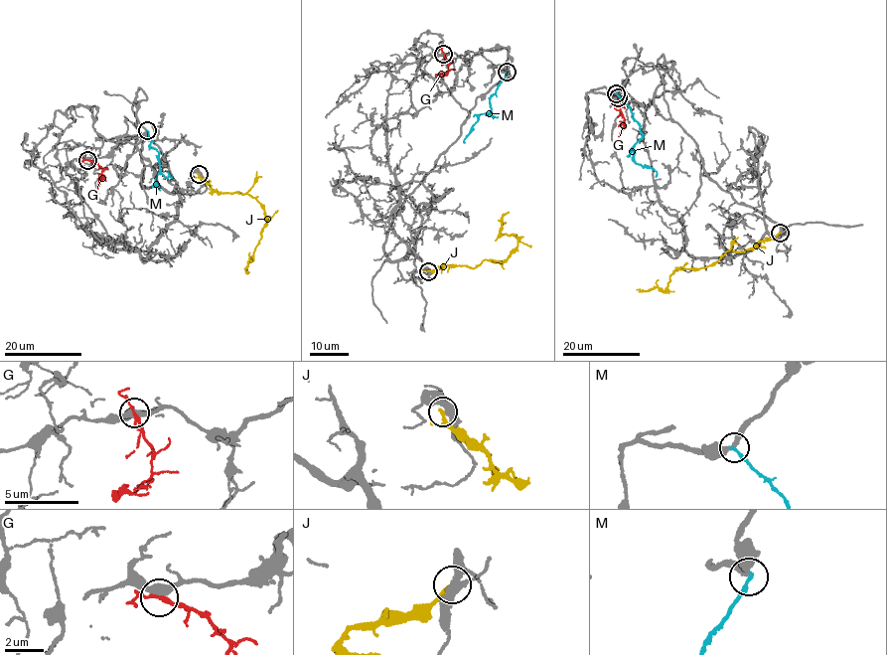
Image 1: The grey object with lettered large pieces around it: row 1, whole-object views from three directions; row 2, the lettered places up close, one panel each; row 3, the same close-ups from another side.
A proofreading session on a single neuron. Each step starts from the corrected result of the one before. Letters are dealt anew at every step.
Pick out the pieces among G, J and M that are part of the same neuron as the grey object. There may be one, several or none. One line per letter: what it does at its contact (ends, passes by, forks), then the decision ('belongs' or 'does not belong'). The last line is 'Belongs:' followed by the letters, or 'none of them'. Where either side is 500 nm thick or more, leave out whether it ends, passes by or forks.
G: it passes by | does not belong
J: it passes by | does not belong
M: it ends | does not belong
Belongs: none of them

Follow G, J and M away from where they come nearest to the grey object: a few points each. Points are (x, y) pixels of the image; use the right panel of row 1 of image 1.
G: (618, 97), (624, 128), (619, 136)
J: (780, 233), (743, 251), (728, 250), (706, 267), (678, 268), (663, 291), (654, 286), (637, 289)
M: (616, 93), (629, 107), (643, 134), (643, 138), (632, 148), (635, 161), (653, 169), (656, 176)

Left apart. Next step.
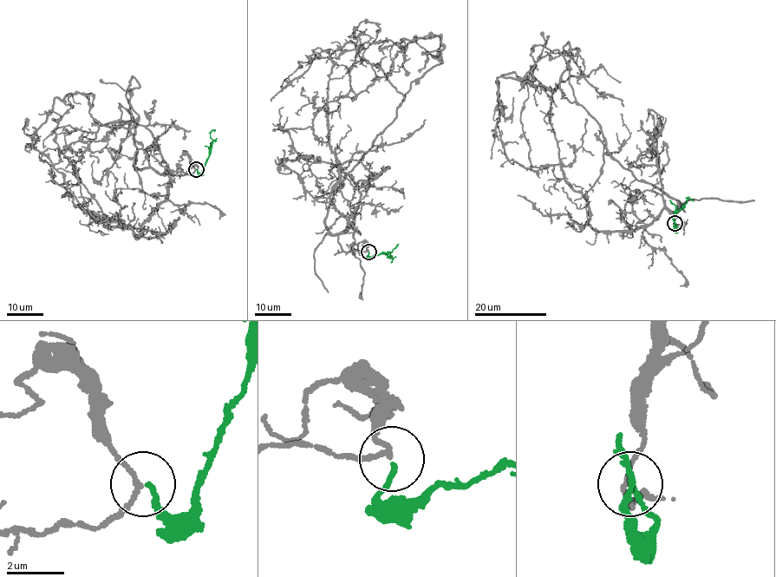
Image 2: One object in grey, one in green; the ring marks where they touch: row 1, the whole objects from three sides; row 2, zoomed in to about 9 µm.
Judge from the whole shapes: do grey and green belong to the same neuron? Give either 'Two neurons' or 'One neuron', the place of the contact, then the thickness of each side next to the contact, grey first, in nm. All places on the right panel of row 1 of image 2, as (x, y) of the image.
One neuron. Place: (674, 223). Thickness 140 nm (grey) against 150 nm

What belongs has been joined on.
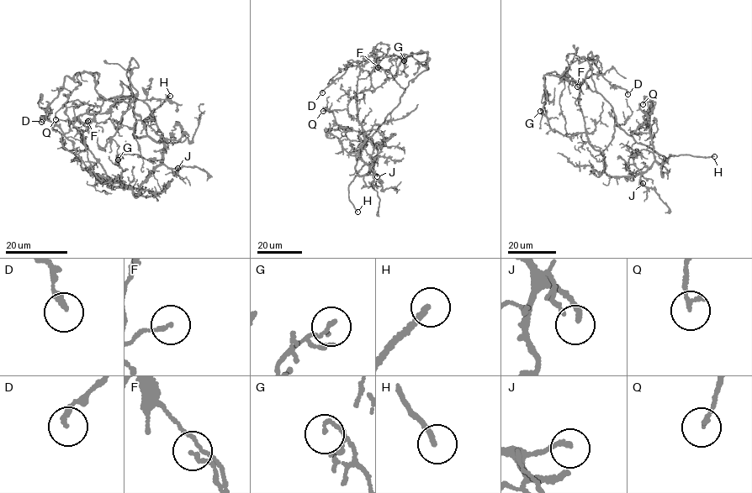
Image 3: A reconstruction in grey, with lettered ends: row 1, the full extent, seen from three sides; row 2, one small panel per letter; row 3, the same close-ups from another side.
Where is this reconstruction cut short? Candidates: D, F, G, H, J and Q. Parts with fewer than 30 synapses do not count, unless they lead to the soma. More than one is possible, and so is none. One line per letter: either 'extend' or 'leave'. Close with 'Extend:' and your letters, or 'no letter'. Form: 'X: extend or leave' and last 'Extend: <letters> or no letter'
D: leave
F: leave
G: leave
H: extend
J: extend
Q: leave
Extend: H, J

